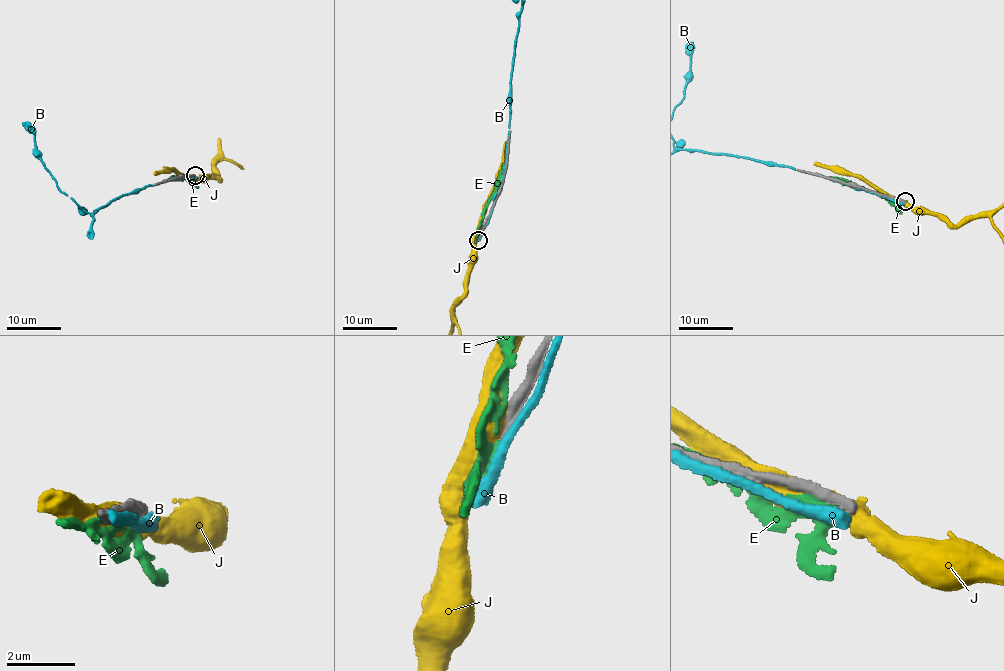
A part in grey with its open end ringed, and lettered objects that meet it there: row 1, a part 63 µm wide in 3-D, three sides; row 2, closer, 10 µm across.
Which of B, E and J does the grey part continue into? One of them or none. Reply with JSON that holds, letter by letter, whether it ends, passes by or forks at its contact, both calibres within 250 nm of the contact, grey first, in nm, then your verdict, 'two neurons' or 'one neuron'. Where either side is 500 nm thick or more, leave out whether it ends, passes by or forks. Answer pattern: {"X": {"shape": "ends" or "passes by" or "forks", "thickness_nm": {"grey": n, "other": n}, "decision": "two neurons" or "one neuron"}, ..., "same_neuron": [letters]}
{"B": {"shape": "ends", "thickness_nm": {"grey": 300, "other": 480}, "decision": "two neurons"}, "E": {"shape": "passes by", "thickness_nm": {"grey": 280, "other": 280}, "decision": "two neurons"}, "J": {"thickness_nm": {"grey": 280, "other": 650}, "decision": "two neurons"}, "same_neuron": []}

